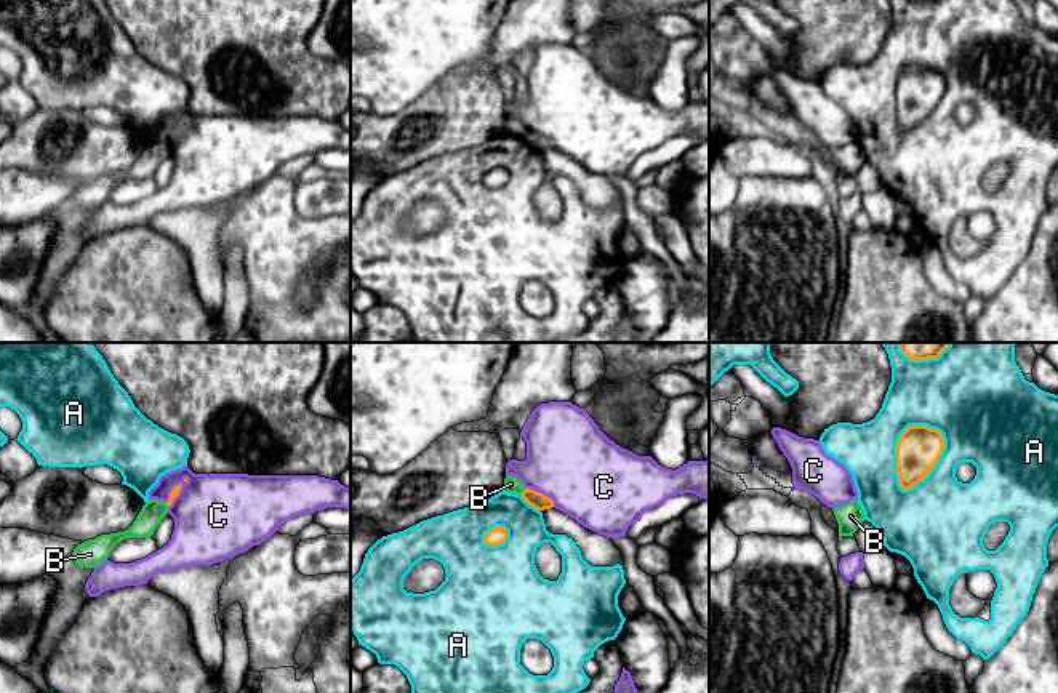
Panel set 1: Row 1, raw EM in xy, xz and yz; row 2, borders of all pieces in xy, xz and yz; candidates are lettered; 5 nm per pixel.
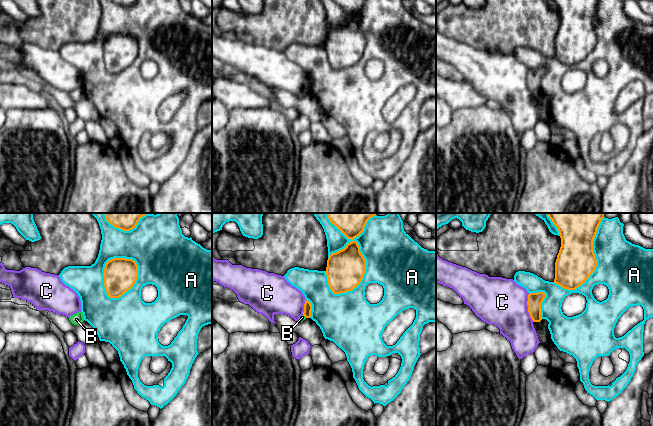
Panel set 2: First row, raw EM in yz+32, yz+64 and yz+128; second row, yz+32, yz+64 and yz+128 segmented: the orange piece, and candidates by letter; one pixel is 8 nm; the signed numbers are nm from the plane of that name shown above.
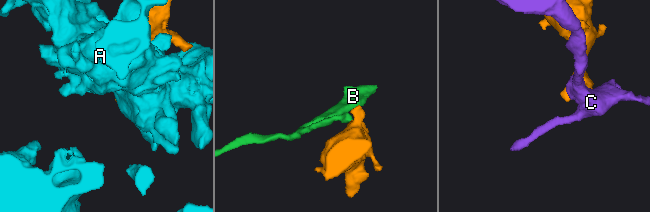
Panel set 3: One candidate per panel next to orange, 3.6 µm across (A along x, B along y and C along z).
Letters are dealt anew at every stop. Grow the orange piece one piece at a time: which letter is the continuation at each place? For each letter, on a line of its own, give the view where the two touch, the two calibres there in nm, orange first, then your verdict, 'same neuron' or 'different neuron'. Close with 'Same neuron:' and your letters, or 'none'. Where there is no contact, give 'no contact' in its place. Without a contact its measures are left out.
A: meets orange in yz; 220 nm thick on the orange side, 380 nm on the other; different neuron
B: meets orange in xz; 80 nm thick on the orange side, 80 nm on the other; different neuron
C: meets orange in xz; 80 nm thick on the orange side, 440 nm on the other; different neuron
Same neuron: none

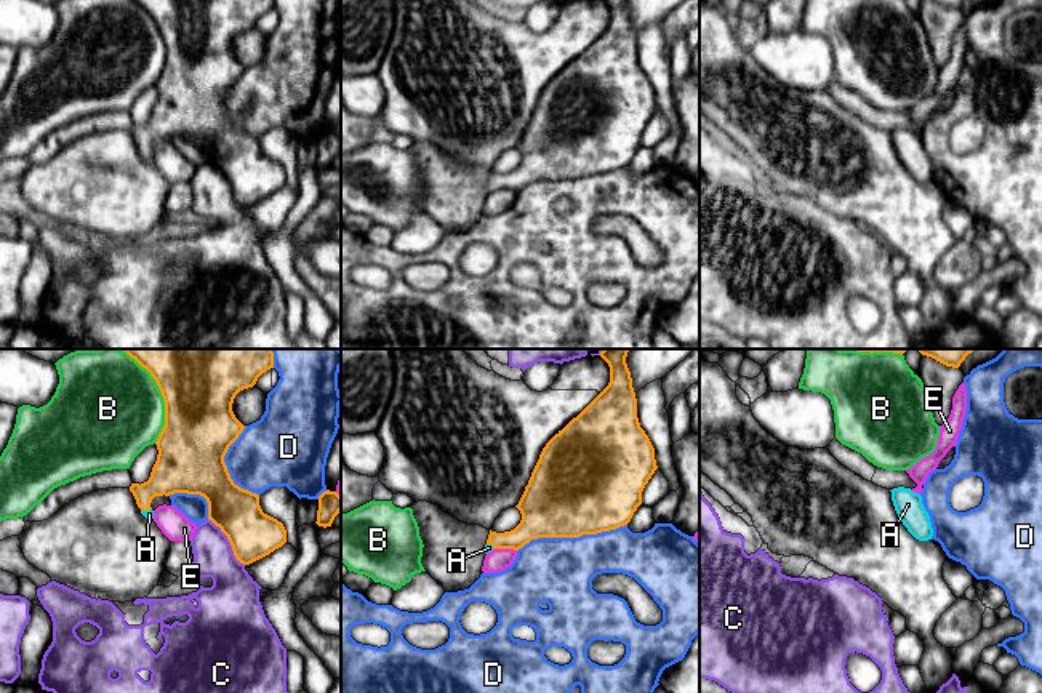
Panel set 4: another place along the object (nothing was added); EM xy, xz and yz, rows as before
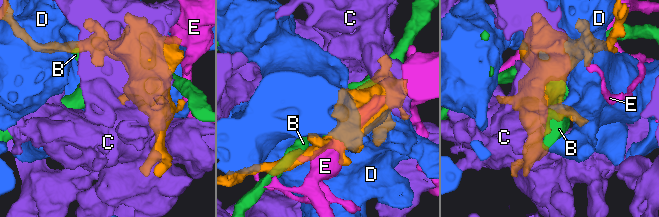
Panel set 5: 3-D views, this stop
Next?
A: meets orange in xy; 220 nm thick on the orange side, 50 nm on the other; same neuron
B: meets orange in xy; 500 nm thick on the orange side, 500 nm on the other; different neuron
C: meets orange in xy; 240 nm thick on the orange side, 220 nm on the other; different neuron
D: meets orange in xz; 480 nm thick on the orange side, 340 nm on the other; different neuron
E: meets orange in xz; 220 nm thick on the orange side, 110 nm on the other; different neuron
Same neuron: A

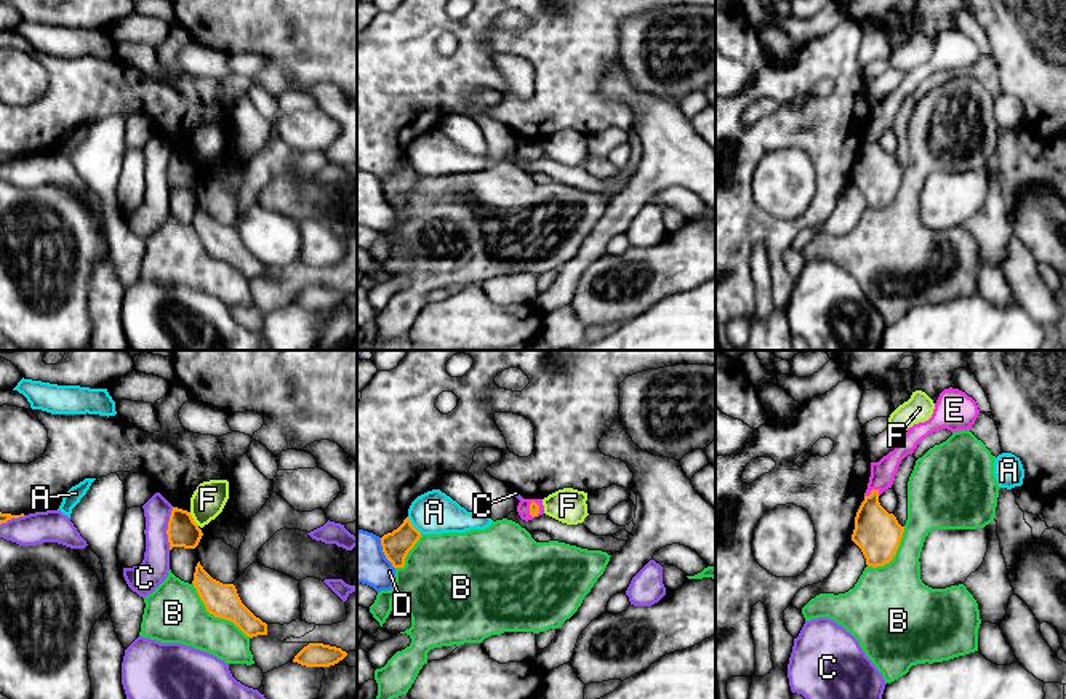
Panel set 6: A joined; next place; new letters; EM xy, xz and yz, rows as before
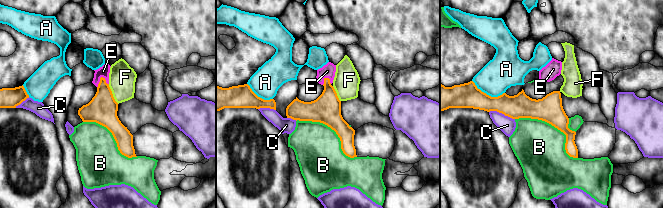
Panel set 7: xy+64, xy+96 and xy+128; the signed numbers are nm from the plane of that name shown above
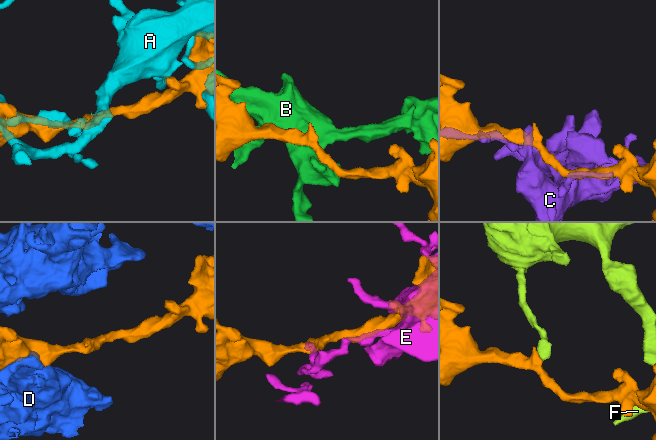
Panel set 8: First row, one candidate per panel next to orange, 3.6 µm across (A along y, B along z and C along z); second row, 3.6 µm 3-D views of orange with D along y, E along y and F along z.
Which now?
A: meets orange in xz; 140 nm thick on the orange side, 220 nm on the other; different neuron
B: meets orange in xy; 170 nm thick on the orange side, 300 nm on the other; different neuron
C: meets orange in xy; 160 nm thick on the orange side, 150 nm on the other; different neuron
D: meets orange in xz; 140 nm thick on the orange side, 260 nm on the other; different neuron
E: meets orange in yz; 240 nm thick on the orange side, 130 nm on the other; same neuron
F: meets orange in xy; 160 nm thick on the orange side, 170 nm on the other; different neuron
Same neuron: E

